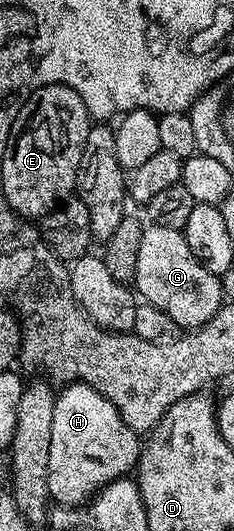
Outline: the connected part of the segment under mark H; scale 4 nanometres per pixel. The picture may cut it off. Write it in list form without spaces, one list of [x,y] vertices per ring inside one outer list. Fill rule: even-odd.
[[[71,383],[57,392],[52,409],[52,446],[48,449],[48,489],[55,504],[77,509],[112,481],[129,476],[138,466],[140,435],[120,417],[116,405],[87,383]]]

